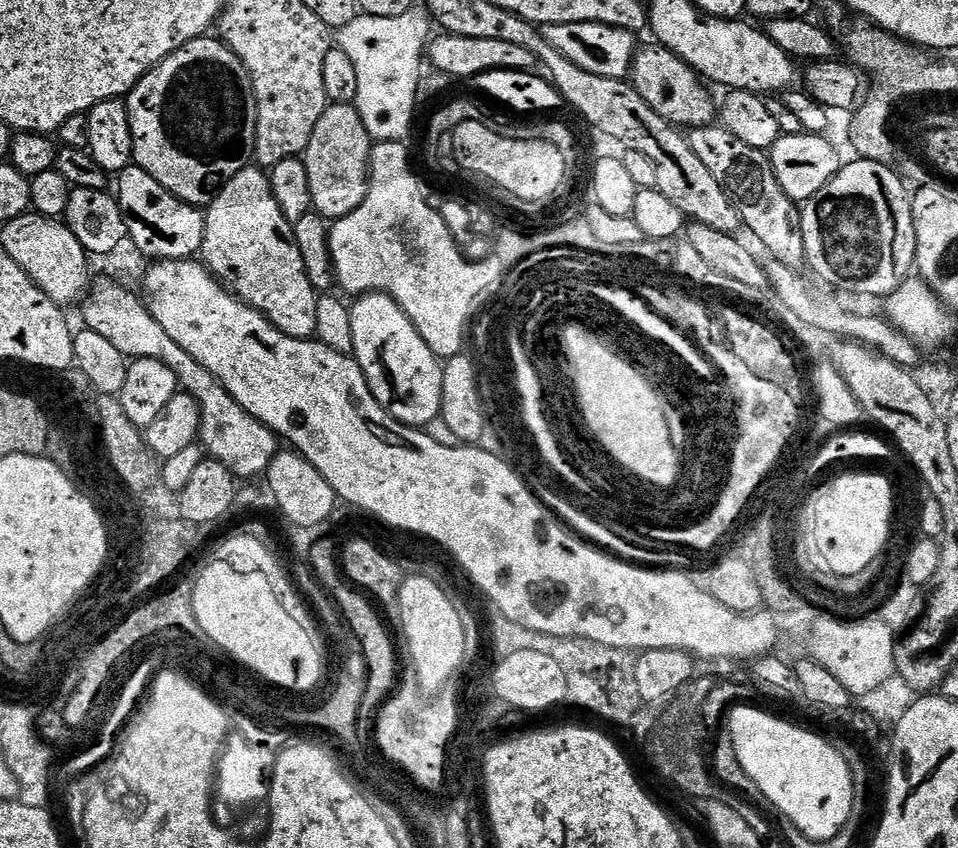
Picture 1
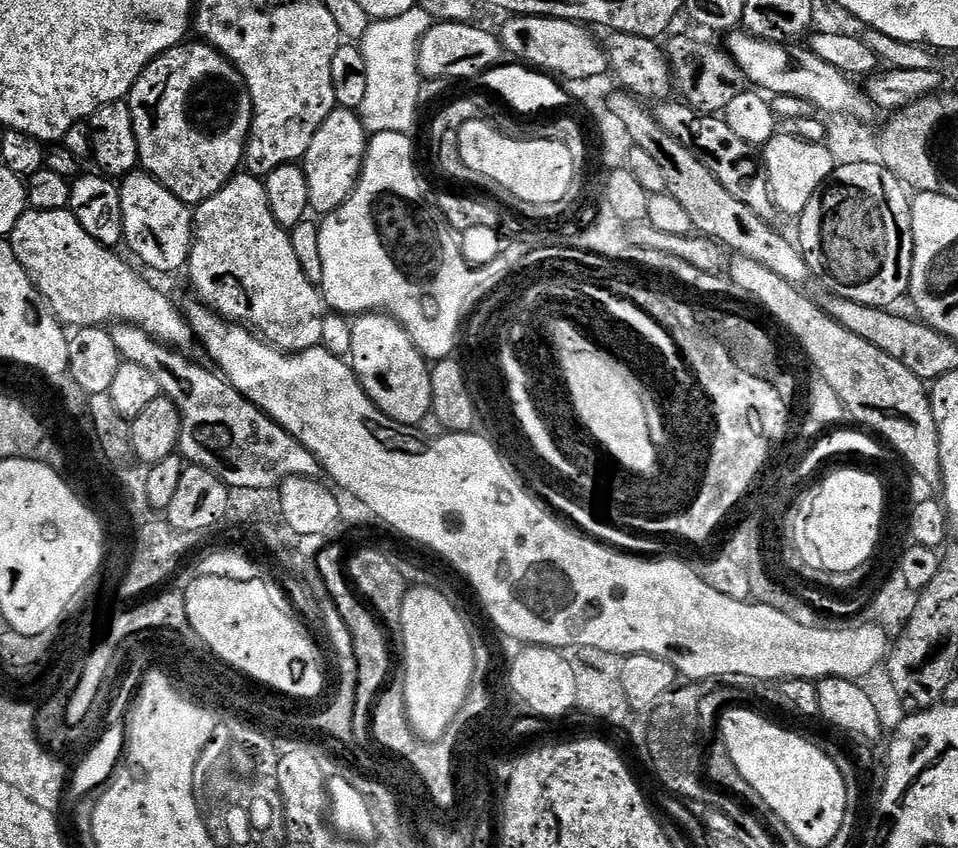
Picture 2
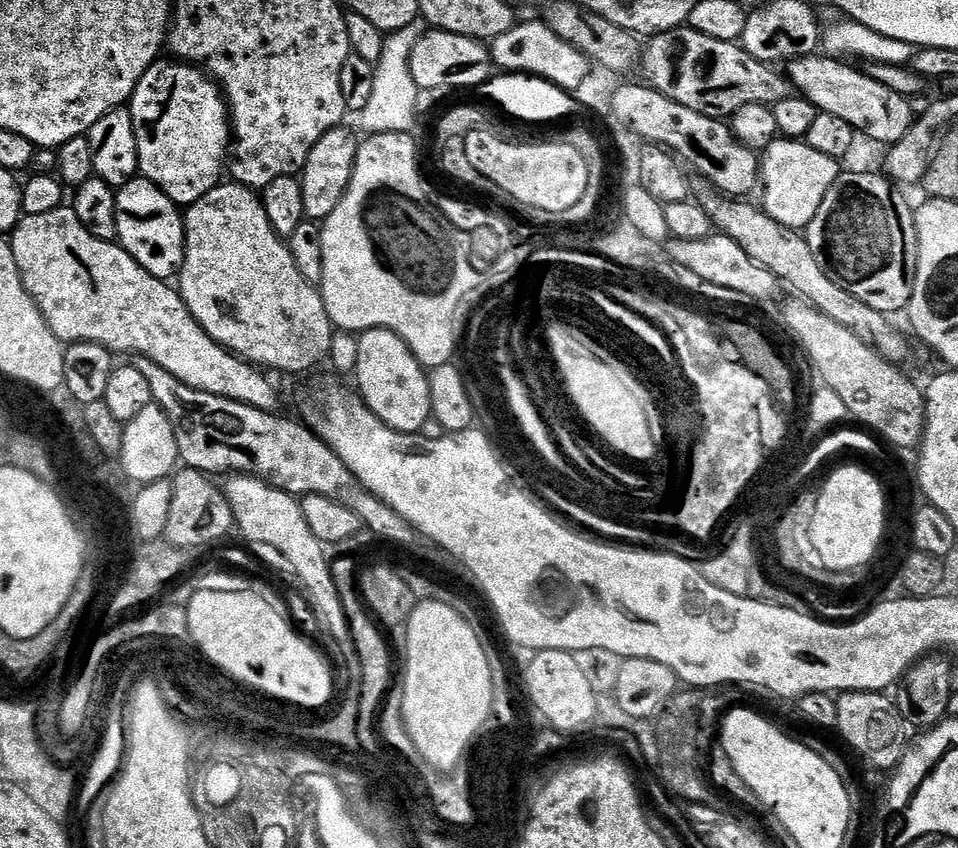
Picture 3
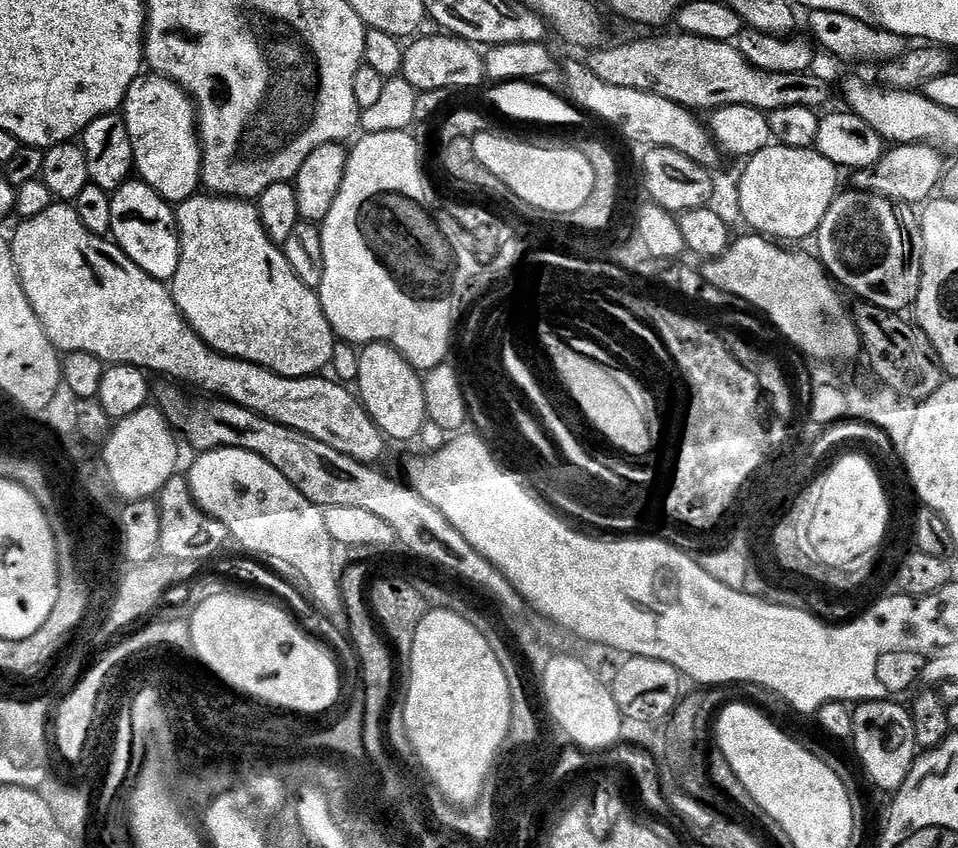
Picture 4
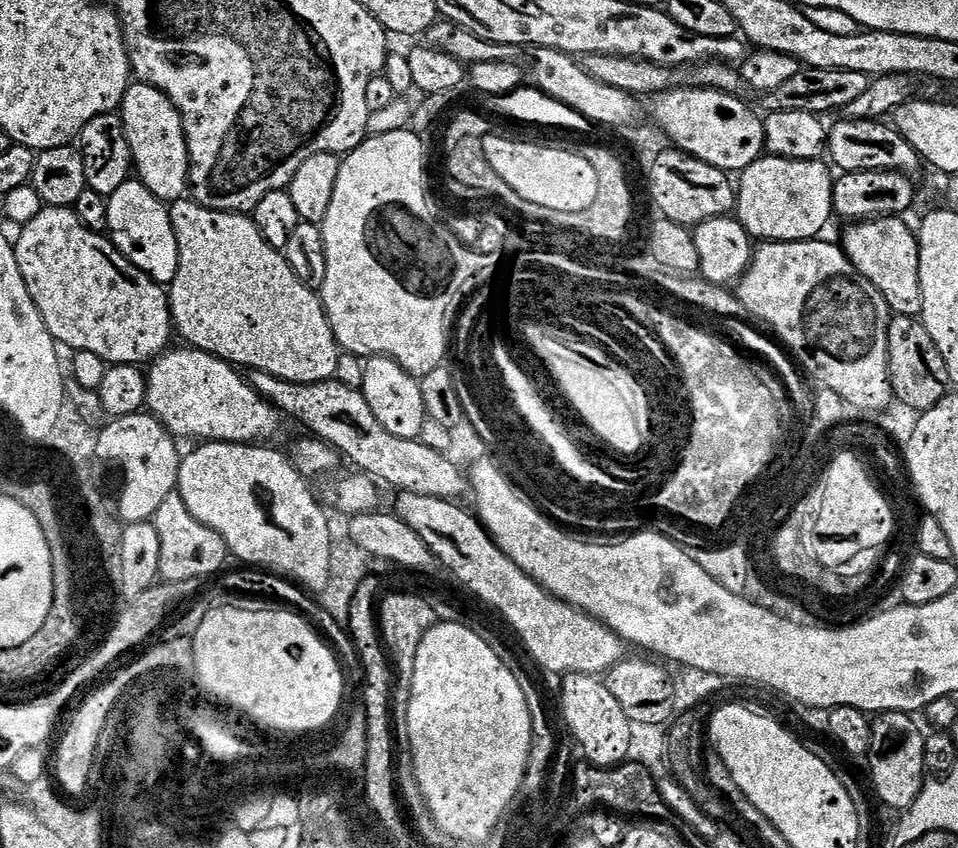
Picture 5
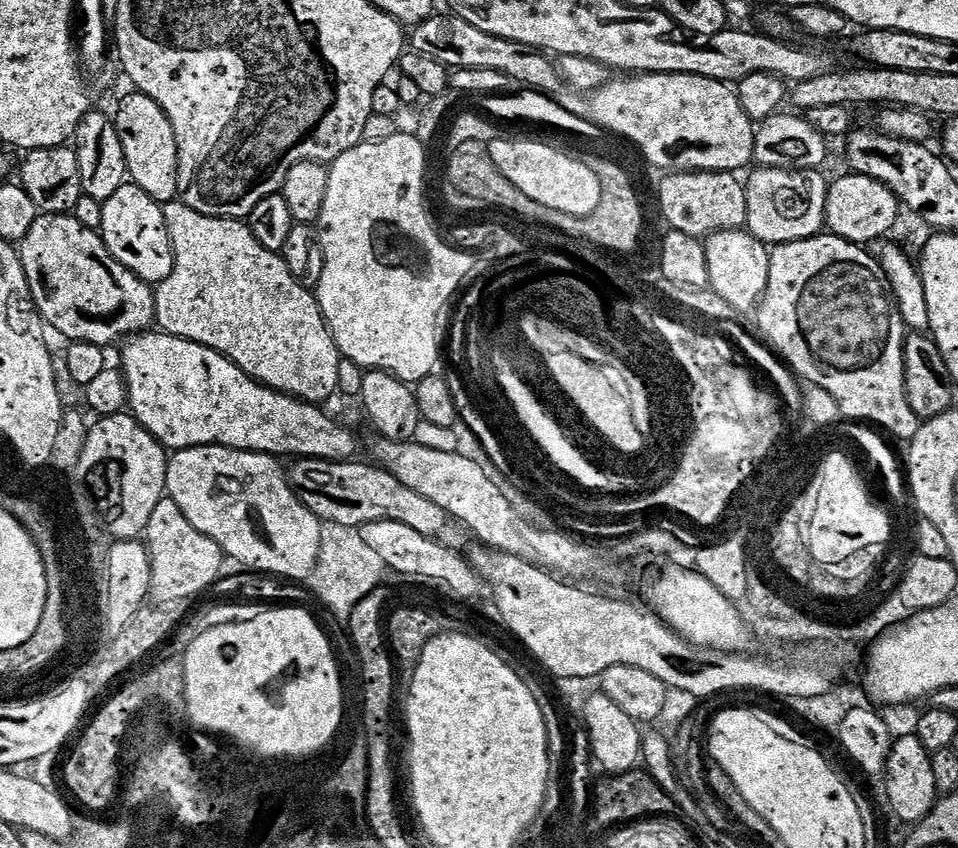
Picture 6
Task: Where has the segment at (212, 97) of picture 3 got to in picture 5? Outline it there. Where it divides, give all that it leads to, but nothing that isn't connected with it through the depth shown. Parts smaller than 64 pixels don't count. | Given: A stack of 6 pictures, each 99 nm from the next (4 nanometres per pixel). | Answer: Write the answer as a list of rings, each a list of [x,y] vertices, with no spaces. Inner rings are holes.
[[[131,83],[124,95],[122,119],[133,167],[140,182],[167,204],[181,199],[187,193],[189,154],[184,124],[172,100],[149,84]]]

